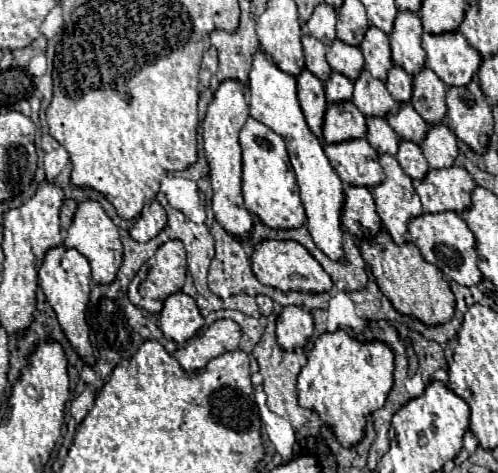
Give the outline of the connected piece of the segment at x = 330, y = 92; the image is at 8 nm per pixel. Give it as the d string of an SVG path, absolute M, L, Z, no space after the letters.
M332 72L330 80L326 82L328 104L338 104L340 100L350 100L350 98L352 98L352 82L346 76Z

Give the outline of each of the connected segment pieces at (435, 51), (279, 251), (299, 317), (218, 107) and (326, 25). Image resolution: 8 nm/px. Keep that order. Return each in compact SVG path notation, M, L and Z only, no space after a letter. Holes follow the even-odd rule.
M450 32L450 34L424 34L422 38L422 48L426 50L426 66L436 72L436 76L446 84L446 86L464 86L468 80L472 80L480 68L482 56L466 42L466 38L460 32Z
M264 240L262 244L258 244L254 254L252 254L252 270L254 270L256 278L262 284L278 288L282 292L322 294L322 292L328 292L332 288L332 280L324 272L324 268L310 256L310 252L302 244L296 244L294 240L286 240L286 242L282 242L282 240L280 242L278 240ZM298 274L300 274L302 280L292 280L297 278Z
M286 306L276 322L276 342L284 350L296 350L306 346L314 334L312 314L298 306Z
M224 80L218 90L214 92L214 98L208 106L204 124L202 124L202 138L204 138L204 152L210 166L210 184L214 190L212 196L212 210L216 222L236 238L246 240L252 234L252 216L244 208L242 200L242 158L240 158L240 144L238 134L244 122L248 120L248 104L244 100L244 88L236 80Z
M318 4L306 26L322 44L332 44L336 40L336 10L328 4Z

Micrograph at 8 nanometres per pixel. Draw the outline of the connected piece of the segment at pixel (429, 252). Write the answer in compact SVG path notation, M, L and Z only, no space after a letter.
M454 212L442 214L422 214L408 224L410 242L418 246L420 254L426 262L438 266L446 280L458 282L462 286L474 286L482 280L482 272L478 270L478 254L474 248L474 234L466 226L466 222Z

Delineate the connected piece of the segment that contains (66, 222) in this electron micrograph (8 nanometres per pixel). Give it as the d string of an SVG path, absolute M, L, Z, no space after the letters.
M66 200L66 202L62 204L62 210L60 210L60 222L62 222L60 228L62 228L62 232L70 228L72 218L74 218L74 212L76 212L76 202L74 202L74 200Z

